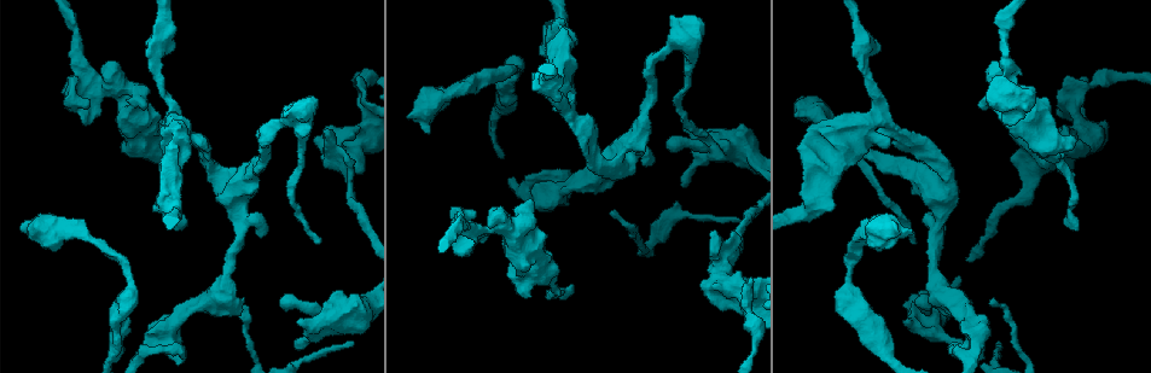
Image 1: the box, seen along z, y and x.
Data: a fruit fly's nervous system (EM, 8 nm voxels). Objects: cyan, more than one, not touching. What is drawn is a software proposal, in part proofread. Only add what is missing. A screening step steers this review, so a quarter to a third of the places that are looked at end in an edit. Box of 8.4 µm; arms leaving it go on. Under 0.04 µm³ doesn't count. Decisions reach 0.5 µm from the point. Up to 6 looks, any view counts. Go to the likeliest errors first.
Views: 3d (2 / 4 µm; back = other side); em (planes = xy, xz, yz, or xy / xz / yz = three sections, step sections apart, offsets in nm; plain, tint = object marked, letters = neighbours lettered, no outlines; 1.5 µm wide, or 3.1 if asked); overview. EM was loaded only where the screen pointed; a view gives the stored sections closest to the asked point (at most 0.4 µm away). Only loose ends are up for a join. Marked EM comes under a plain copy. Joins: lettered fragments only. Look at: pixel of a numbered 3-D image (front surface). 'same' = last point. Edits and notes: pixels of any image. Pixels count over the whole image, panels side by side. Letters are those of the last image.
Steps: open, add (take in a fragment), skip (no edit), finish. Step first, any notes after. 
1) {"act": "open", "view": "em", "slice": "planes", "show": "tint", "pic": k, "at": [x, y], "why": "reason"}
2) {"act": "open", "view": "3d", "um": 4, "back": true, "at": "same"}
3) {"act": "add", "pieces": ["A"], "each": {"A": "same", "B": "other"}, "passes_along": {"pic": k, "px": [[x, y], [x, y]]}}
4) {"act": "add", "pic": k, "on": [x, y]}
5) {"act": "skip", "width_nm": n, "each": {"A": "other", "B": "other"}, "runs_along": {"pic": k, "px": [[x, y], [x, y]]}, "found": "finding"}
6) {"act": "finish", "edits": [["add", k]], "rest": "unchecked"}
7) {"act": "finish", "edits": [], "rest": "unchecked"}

{"act": "open", "view": "em", "slice": "planes", "show": "letters", "pic": 1, "at": [295, 348], "why": "an open end"}

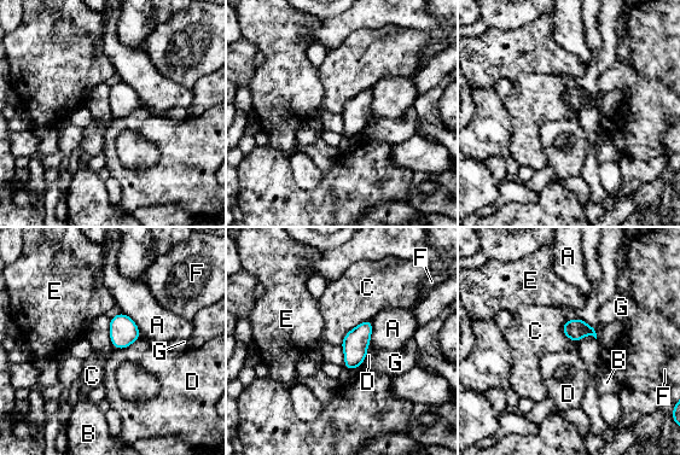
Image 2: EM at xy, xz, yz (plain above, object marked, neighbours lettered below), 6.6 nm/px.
{"act": "skip", "width_nm": 140, "each": {"A": "other", "B": "other", "C": "other", "D": "other", "E": "other", "F": "other", "G": "other"}, "found": "no lettered fragment goes on from it"}

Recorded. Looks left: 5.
{"act": "open", "view": "3d", "um": 2, "pic": 1, "at": [154, 352], "why": "free end"}

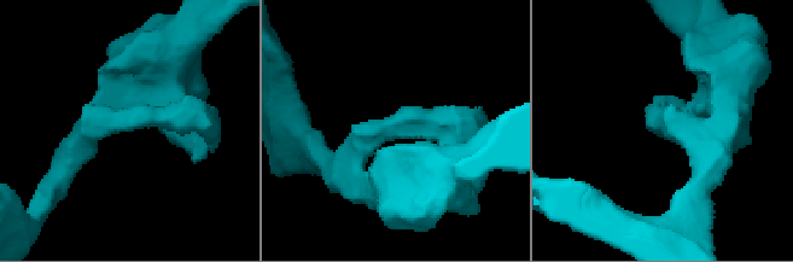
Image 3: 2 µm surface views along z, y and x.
{"act": "open", "view": "em", "slice": "yz", "step": 4, "show": "tint", "pic": 3, "at": [390, 139], "why": "now the EM"}

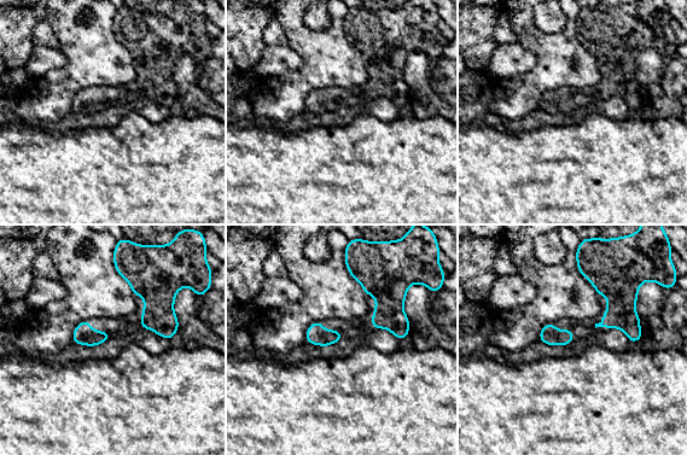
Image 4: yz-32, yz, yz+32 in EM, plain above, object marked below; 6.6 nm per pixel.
{"act": "open", "view": "em", "slice": "planes", "show": "letters", "at": "same", "why": "cut it another way"}

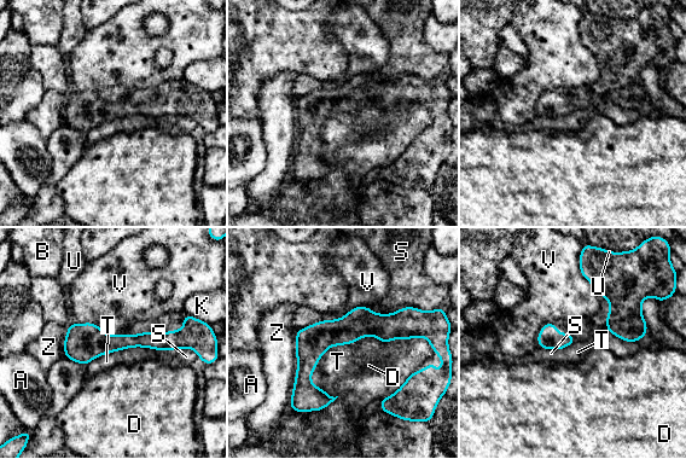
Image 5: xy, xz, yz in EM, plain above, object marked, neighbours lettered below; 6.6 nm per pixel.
{"act": "skip", "each": {"A": "other", "B": "other", "D": "other", "K": "other", "S": "other", "T": "other", "U": "other", "V": "other", "Z": "other"}, "runs_along": {"pic": 5, "px": [[412, 330], [332, 332], [294, 398]]}, "found": "no lettered fragment goes on from it"}

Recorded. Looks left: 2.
{"act": "open", "view": "em", "slice": "planes", "show": "letters", "pic": 1, "at": [563, 298], "why": "branch stops here"}

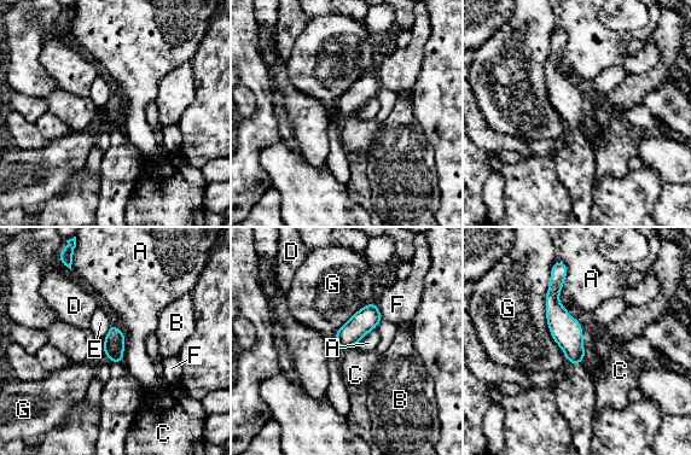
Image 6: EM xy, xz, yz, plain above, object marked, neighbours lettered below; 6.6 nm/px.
{"act": "skip", "longest_contact_nm": ["G", 650], "each": {"A": "other", "B": "other", "C": "other", "D": "other", "E": "other", "F": "other", "G": "other"}, "runs_along": {"pic": 6, "px": [[561, 273], [553, 309], [578, 360]]}, "found": "no lettered fragment goes on from it"}

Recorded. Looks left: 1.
{"act": "finish", "edits": [], "rest": "unchecked"}

